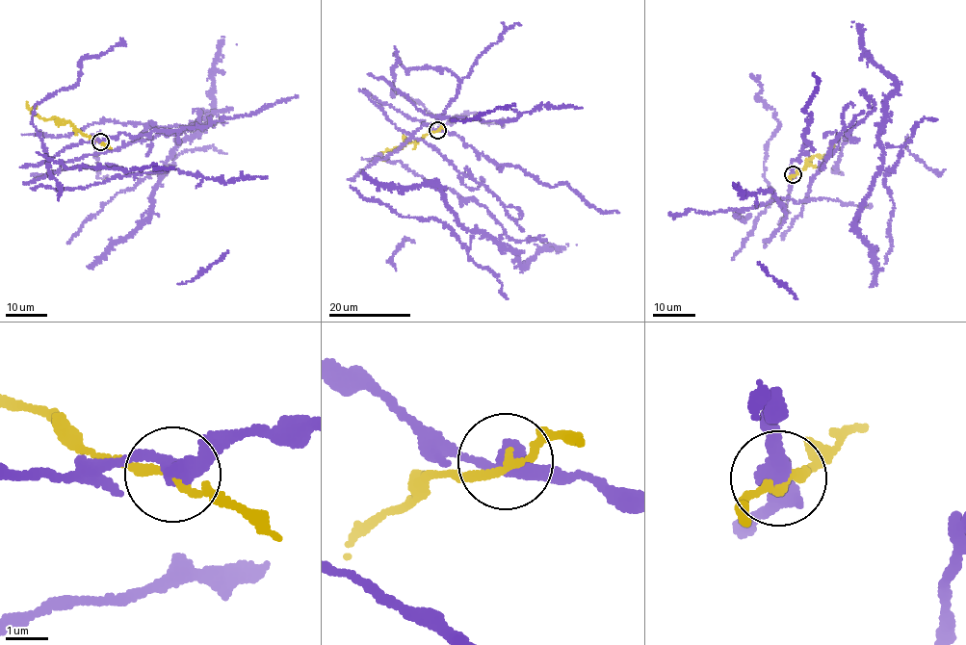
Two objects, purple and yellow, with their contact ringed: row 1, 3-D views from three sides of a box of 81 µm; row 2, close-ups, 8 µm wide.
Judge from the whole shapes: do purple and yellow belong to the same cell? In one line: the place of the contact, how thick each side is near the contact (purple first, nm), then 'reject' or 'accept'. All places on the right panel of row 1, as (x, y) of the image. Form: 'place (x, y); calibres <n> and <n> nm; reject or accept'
place (793, 174); calibres 400 and 170 nm; reject

